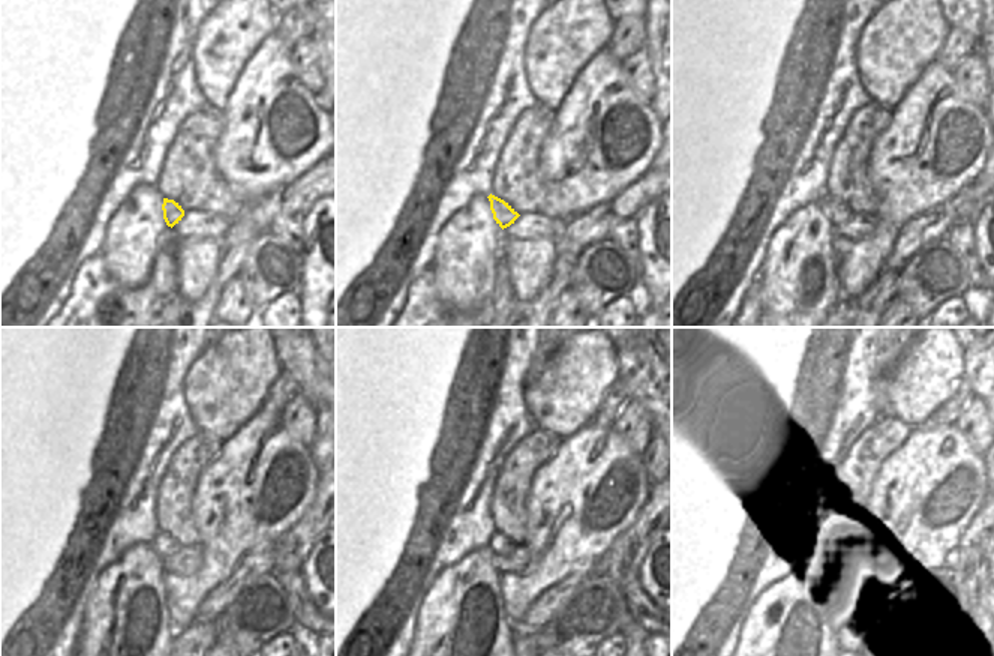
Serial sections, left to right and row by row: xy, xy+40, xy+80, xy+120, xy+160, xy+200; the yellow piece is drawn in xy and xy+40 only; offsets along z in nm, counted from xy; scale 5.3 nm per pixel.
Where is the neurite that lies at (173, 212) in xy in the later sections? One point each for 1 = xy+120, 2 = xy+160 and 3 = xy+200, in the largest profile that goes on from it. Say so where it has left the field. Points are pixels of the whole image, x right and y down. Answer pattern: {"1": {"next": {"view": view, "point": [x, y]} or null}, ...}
{"1": {"next": {"view": "xy+120", "point": [164, 545]}}, "2": {"next": {"view": "xy+160", "point": [499, 544]}}, "3": {"next": {"view": "xy+200", "point": [838, 542]}}}

